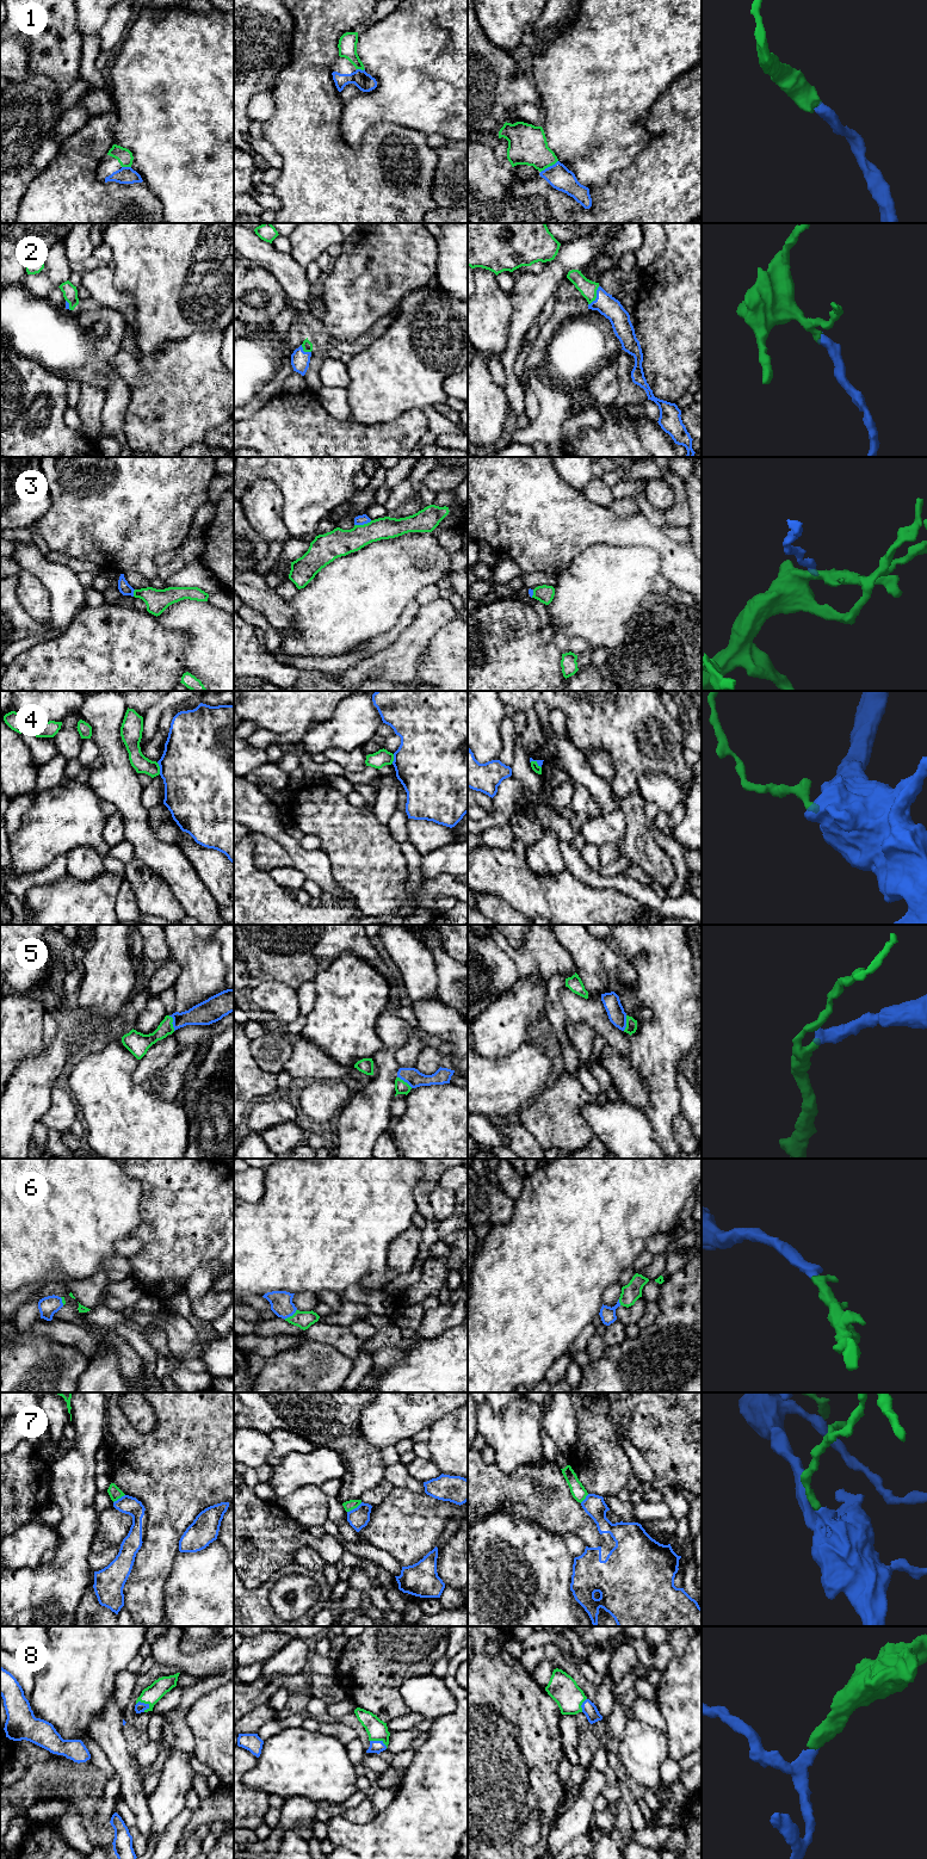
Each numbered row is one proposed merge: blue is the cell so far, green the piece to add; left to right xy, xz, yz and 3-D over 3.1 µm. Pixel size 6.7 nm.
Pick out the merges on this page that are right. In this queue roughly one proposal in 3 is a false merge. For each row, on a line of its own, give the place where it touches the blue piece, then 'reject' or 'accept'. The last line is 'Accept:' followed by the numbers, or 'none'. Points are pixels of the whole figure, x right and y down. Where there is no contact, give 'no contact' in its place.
1: contact yz (550, 166); accept
2: contact yz (597, 296); accept
3: contact xz (363, 524); reject
4: contact xy (160, 769); reject
5: contact xy (172, 1023); accept
6: contact xz (290, 1315); accept
7: contact xz (354, 1508); reject
8: contact xy (143, 1703); accept
Accept: 1, 2, 5, 6, 8

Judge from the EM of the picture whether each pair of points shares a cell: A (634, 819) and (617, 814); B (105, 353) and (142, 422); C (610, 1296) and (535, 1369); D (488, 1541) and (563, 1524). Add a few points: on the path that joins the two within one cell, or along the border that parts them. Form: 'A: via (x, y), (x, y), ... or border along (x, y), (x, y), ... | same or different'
A: border along (617, 806), (625, 817), (625, 834), (620, 841) | different
B: border along (121, 347), (110, 362) | different
C: border along (617, 1282), (605, 1290), (601, 1303) | different
D: border along (519, 1515), (561, 1536) | different

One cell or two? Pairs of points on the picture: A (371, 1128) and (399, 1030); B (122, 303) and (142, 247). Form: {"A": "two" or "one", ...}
{"A": "one", "B": "two"}

